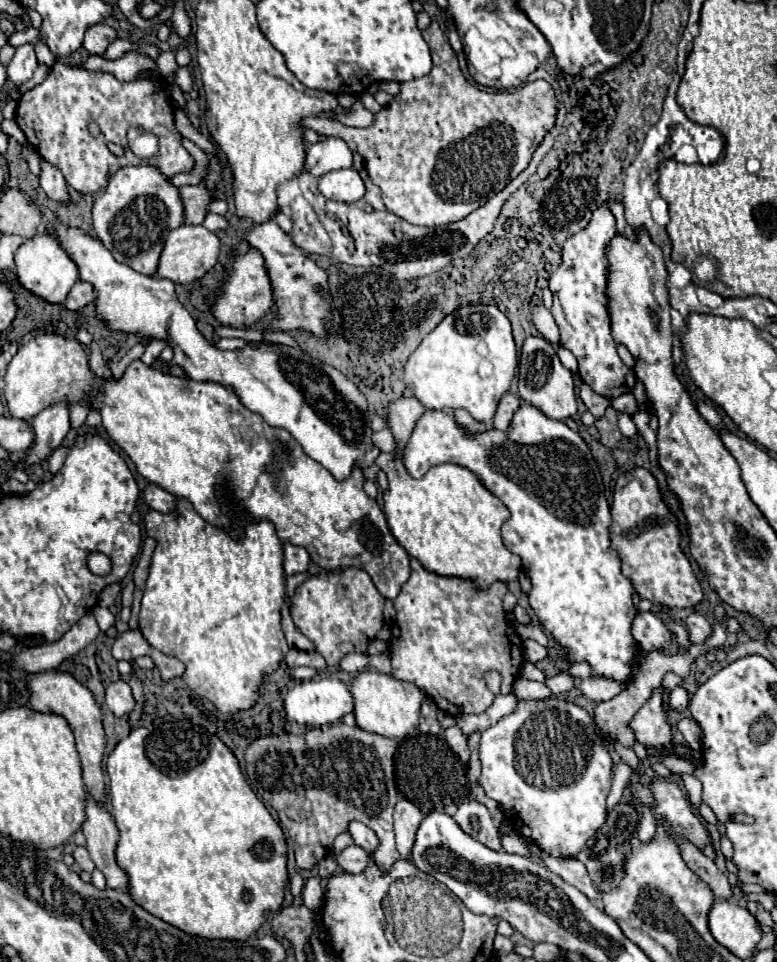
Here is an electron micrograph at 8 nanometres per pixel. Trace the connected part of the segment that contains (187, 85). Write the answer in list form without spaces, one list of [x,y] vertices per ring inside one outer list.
[[[180,67],[180,69],[176,71],[174,79],[176,79],[176,85],[178,85],[182,91],[190,91],[190,89],[192,89],[192,77],[190,77],[190,73],[188,73],[186,67]]]

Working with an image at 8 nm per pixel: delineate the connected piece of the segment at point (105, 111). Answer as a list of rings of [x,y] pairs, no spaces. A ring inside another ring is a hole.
[[[56,61],[52,65],[48,77],[40,85],[36,85],[32,91],[22,95],[20,105],[16,109],[16,123],[20,125],[26,139],[32,143],[32,147],[46,161],[52,161],[52,165],[56,165],[62,171],[66,183],[80,193],[96,193],[96,191],[104,189],[108,185],[108,179],[112,177],[112,173],[116,173],[116,169],[120,169],[124,165],[156,165],[166,177],[190,171],[194,167],[194,159],[182,147],[182,143],[180,143],[182,135],[174,127],[174,105],[172,105],[170,89],[166,87],[166,83],[162,79],[156,79],[156,77],[136,77],[134,81],[122,83],[112,73],[86,71],[86,69],[78,69],[78,67],[68,67],[60,61]],[[90,121],[96,121],[100,125],[98,139],[92,137],[88,131]],[[132,127],[140,127],[142,131],[148,131],[158,137],[158,153],[154,157],[140,159],[132,153],[132,149],[126,141],[126,133]],[[108,141],[122,145],[126,151],[124,157],[112,155],[108,149]]]

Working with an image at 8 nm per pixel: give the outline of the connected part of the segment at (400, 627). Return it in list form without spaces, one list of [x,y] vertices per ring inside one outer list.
[[[412,559],[412,561],[410,561],[410,565],[412,565],[410,579],[402,585],[402,589],[400,589],[398,597],[394,599],[394,607],[396,607],[396,613],[398,613],[398,615],[396,615],[396,623],[394,623],[394,627],[392,627],[392,641],[390,641],[392,675],[394,675],[396,679],[410,681],[410,683],[418,685],[426,695],[430,695],[430,697],[432,697],[432,701],[438,705],[438,709],[442,709],[442,711],[450,713],[452,717],[460,717],[460,715],[464,715],[464,713],[484,713],[484,711],[492,705],[492,701],[494,701],[494,693],[490,693],[490,691],[488,691],[488,687],[486,687],[486,683],[484,683],[484,679],[482,679],[482,677],[484,677],[484,673],[486,673],[486,671],[490,671],[490,669],[500,671],[500,675],[502,675],[502,689],[500,689],[500,691],[502,691],[502,695],[510,693],[514,679],[520,675],[520,667],[518,667],[518,665],[512,665],[512,647],[514,647],[514,643],[512,643],[512,635],[510,635],[510,631],[508,631],[506,611],[504,611],[504,607],[502,607],[502,599],[504,599],[504,595],[506,595],[508,587],[506,587],[502,581],[496,581],[496,583],[492,583],[488,589],[476,589],[472,579],[462,579],[462,577],[442,577],[442,575],[436,575],[436,573],[432,573],[432,571],[424,569],[424,567],[422,567],[422,563],[420,563],[420,561],[416,561],[416,559]]]

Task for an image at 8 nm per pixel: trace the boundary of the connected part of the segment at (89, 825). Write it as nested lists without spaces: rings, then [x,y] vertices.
[[[92,797],[86,805],[86,821],[82,831],[88,839],[86,849],[94,861],[94,865],[104,873],[108,887],[118,891],[128,891],[128,875],[116,863],[116,843],[118,829],[108,809],[98,805]]]

